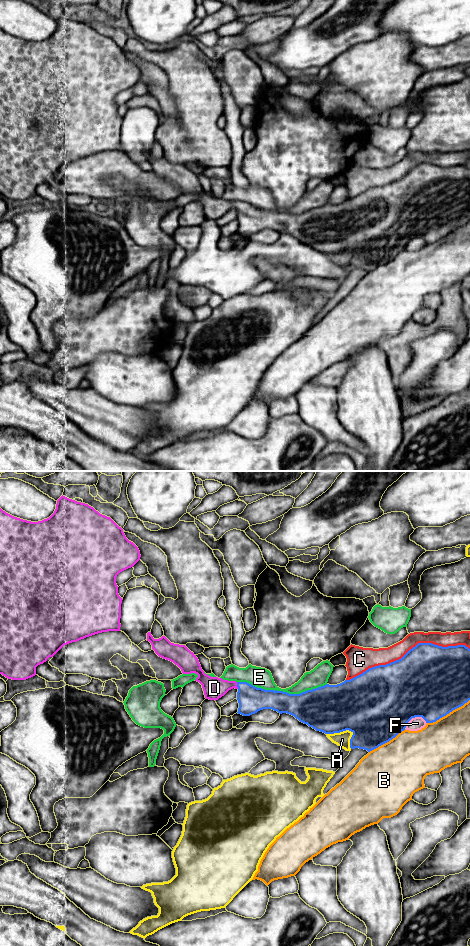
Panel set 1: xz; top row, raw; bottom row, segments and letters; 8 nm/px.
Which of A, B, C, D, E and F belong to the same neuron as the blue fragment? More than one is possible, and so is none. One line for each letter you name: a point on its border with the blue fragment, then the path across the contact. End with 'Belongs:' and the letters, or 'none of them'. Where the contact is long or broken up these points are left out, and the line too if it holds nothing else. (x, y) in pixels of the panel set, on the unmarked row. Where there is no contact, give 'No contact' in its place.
D: Touches blue at xz (237, 205). Path across: xz (251, 219), (237, 205), (225, 205), (214, 208)
Belongs: D

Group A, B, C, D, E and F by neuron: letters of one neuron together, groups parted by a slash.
A / B / C / D / E / F

